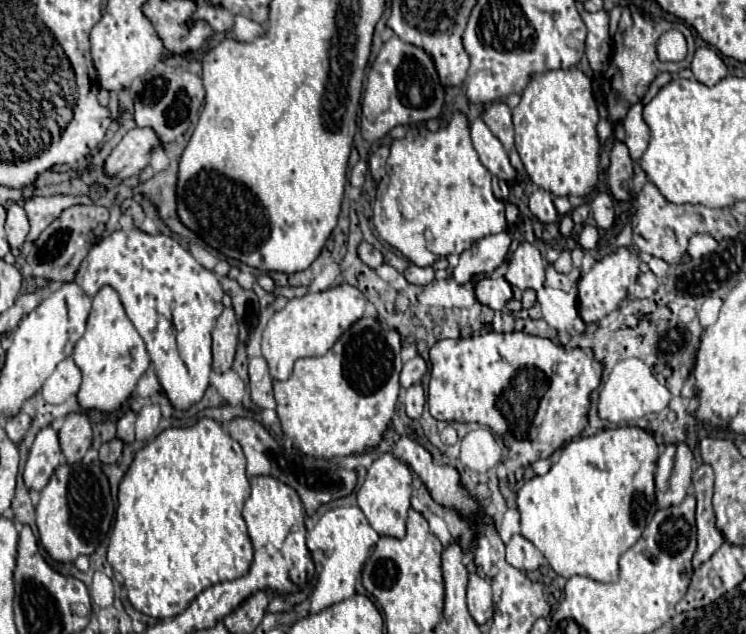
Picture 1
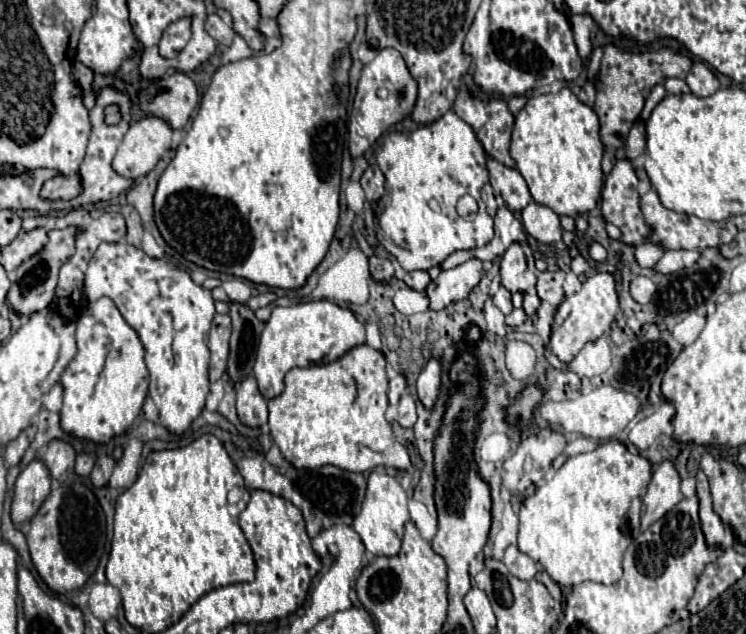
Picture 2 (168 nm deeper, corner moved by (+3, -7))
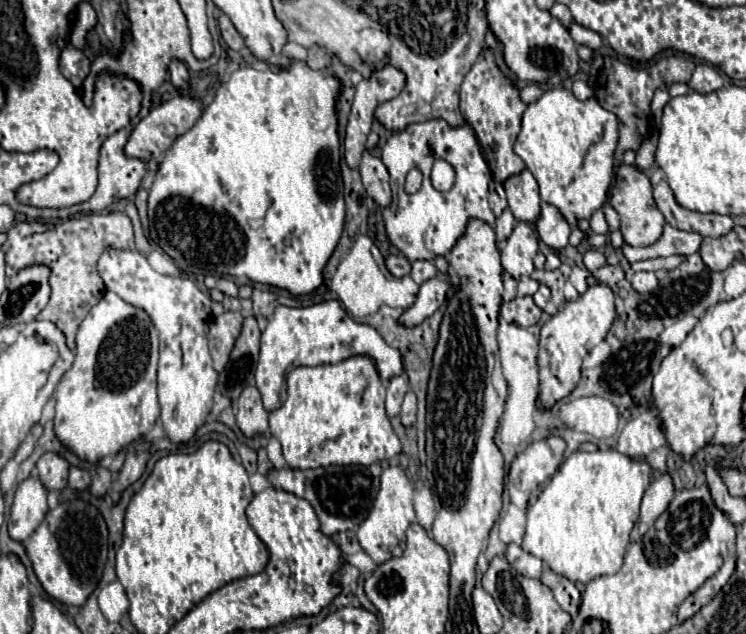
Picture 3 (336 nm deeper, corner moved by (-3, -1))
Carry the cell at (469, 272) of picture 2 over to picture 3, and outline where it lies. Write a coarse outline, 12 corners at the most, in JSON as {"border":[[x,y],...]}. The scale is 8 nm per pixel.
{"border":[[450,275],[422,283],[400,321],[422,323],[446,303]]}

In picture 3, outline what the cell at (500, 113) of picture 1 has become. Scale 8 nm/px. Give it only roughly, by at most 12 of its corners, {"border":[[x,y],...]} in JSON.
{"border":[[486,51],[460,91],[498,183],[524,169],[514,153],[526,105]]}

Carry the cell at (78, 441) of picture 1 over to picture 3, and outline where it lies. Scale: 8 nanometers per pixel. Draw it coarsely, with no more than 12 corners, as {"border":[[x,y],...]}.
{"border":[[44,453],[36,465],[46,489],[68,485],[70,463],[58,453]]}

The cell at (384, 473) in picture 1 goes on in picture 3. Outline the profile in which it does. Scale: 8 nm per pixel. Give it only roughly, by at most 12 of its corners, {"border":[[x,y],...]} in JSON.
{"border":[[396,465],[358,527],[362,549],[380,565],[402,555],[414,521],[412,485]]}

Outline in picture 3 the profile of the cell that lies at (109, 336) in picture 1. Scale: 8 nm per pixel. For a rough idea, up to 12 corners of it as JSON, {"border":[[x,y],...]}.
{"border":[[108,291],[56,387],[56,437],[98,461],[160,415],[158,331]]}

